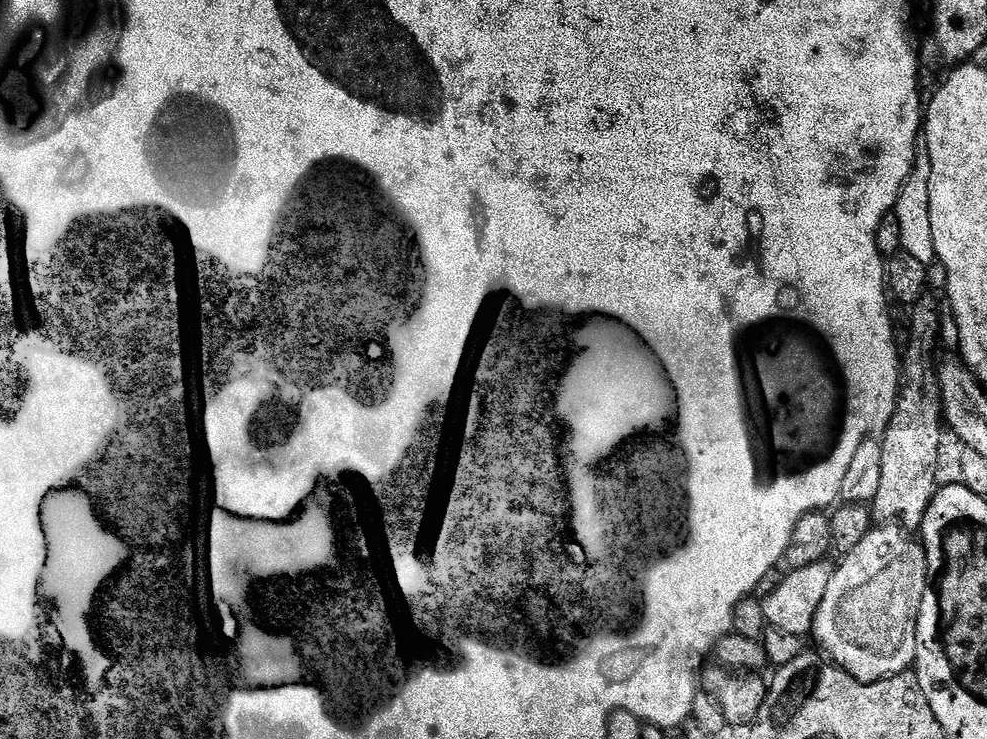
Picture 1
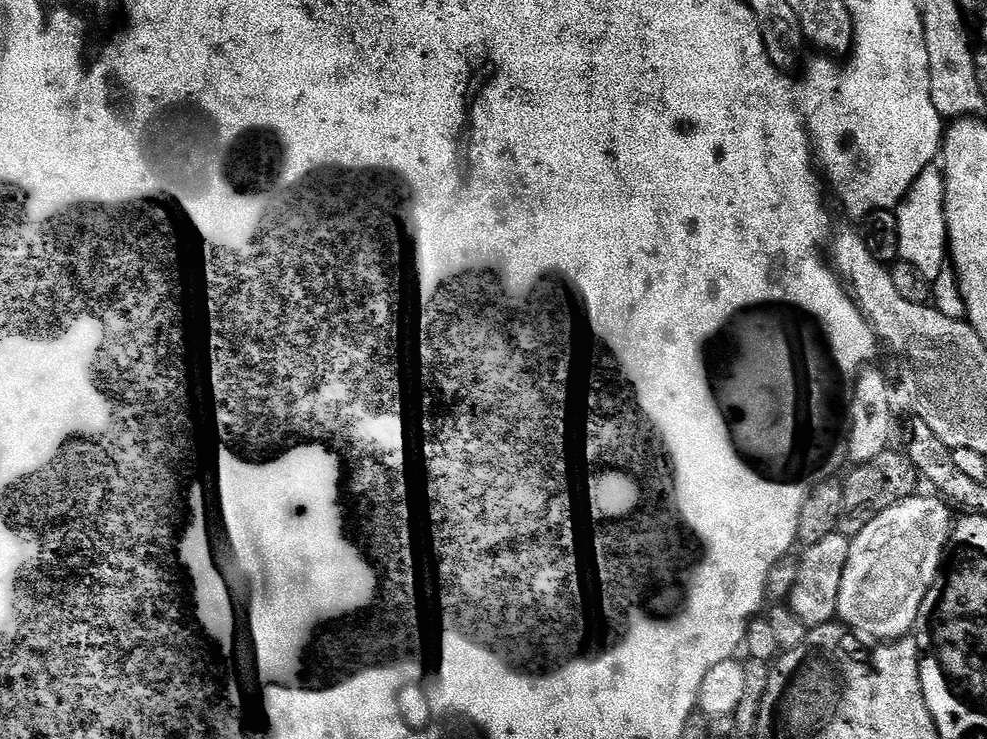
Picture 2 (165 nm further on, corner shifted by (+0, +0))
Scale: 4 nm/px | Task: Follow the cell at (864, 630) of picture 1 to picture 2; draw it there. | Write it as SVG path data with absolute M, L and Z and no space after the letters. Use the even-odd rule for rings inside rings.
M917 494L890 506L890 510L882 510L878 518L859 525L858 531L851 537L852 545L846 570L842 574L836 614L841 625L869 636L872 642L891 642L909 635L917 627L926 594L937 587L950 548L954 515L953 509L939 495L931 495Z

